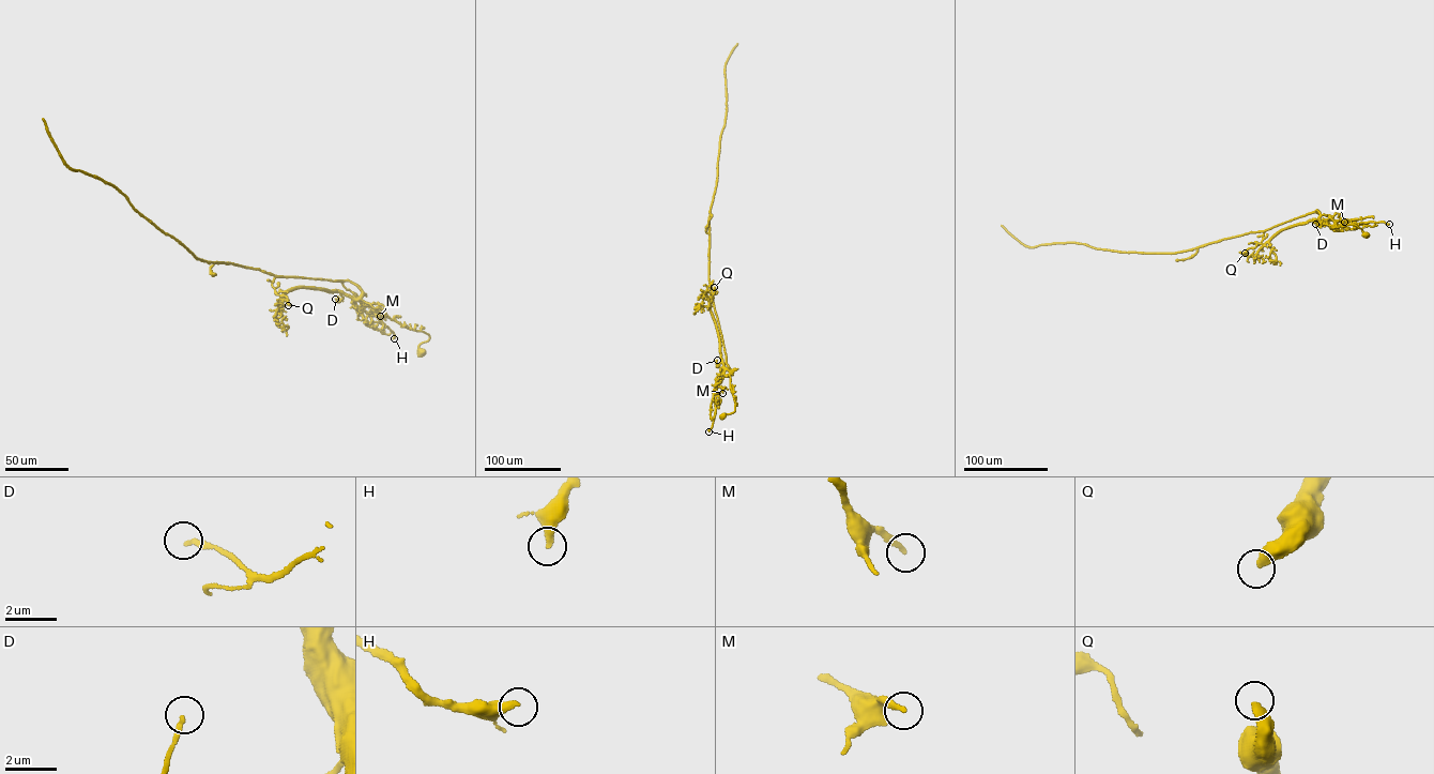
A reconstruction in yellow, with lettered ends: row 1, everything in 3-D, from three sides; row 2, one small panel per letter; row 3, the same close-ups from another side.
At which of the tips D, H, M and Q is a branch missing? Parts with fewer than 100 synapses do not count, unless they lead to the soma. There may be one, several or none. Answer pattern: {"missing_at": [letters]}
{"missing_at": []}

